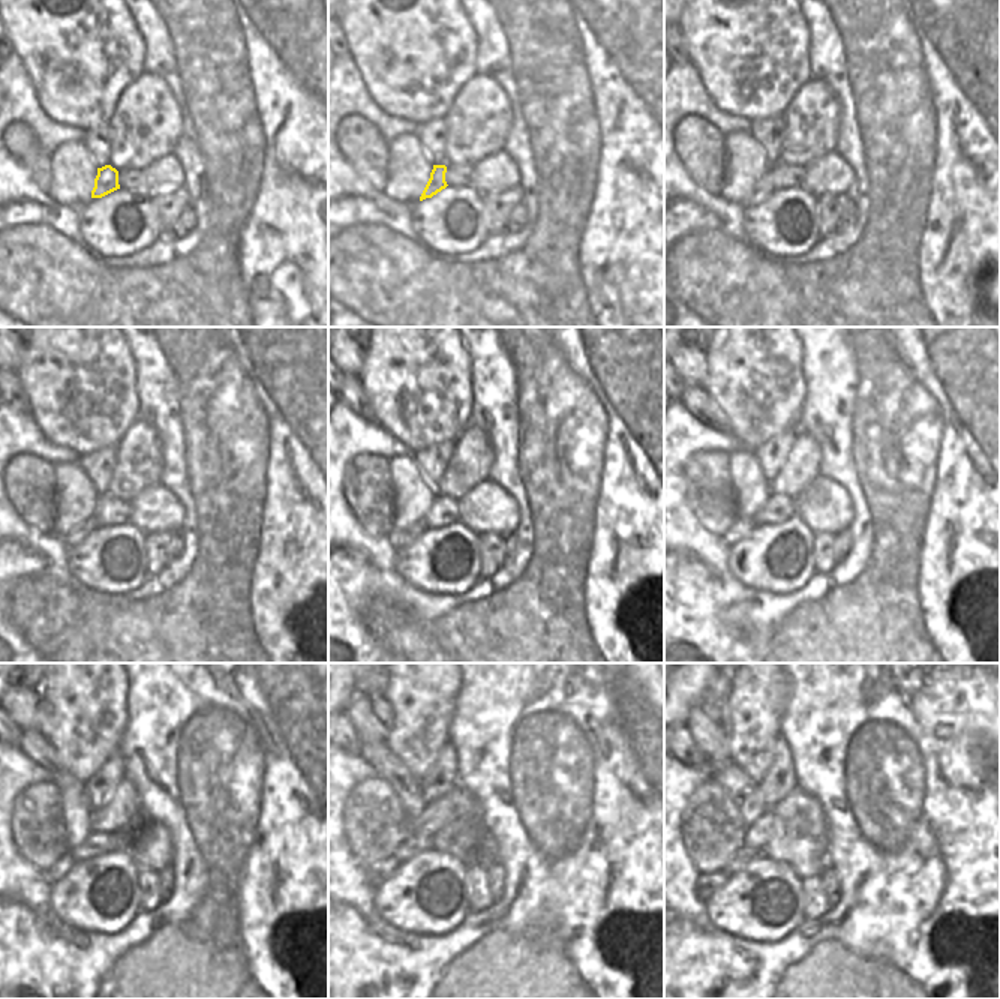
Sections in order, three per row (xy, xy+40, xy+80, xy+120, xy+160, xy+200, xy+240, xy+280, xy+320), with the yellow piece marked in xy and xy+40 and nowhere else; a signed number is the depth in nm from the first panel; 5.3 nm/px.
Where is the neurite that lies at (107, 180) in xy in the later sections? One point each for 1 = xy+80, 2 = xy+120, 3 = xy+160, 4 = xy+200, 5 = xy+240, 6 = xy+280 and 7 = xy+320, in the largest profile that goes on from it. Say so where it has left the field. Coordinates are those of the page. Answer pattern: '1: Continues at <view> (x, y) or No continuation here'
1: Continues at xy+80 (765, 186)
2: Continues at xy+120 (81, 531)
3: Continues at xy+160 (399, 539)
4: Continues at xy+200 (739, 528)
5: Continues at xy+240 (65, 863)
6: Continues at xy+280 (383, 872)
7: Continues at xy+320 (706, 885)

